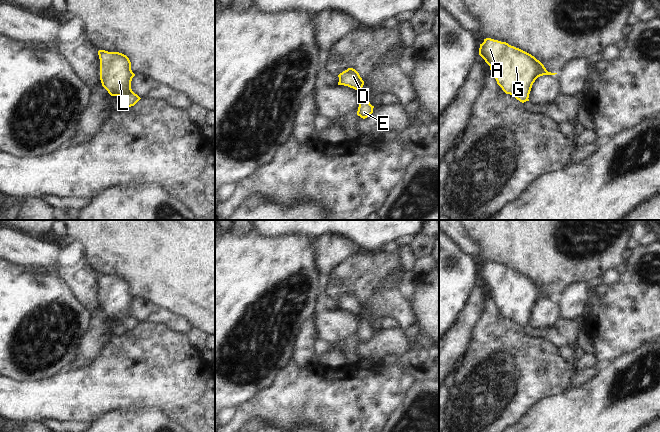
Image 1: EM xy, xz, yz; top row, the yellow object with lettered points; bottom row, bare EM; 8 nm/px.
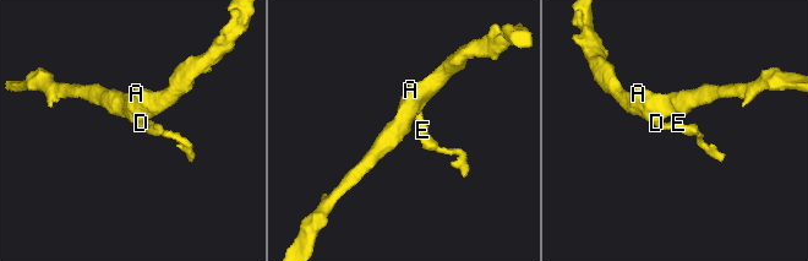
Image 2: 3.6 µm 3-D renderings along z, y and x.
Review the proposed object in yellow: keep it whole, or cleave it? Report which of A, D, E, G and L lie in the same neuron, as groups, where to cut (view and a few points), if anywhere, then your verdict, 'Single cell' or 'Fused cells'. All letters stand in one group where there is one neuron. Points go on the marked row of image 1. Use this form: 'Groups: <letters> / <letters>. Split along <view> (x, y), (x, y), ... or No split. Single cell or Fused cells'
Groups: A D E G L. No split. Single cell

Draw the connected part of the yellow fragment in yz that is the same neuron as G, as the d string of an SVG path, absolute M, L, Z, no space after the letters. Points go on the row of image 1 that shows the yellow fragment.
M491 38L484 39L484 42L480 44L479 55L490 66L491 74L495 77L502 90L522 103L529 101L532 85L538 77L557 74L548 72L544 65L531 54L506 42Z

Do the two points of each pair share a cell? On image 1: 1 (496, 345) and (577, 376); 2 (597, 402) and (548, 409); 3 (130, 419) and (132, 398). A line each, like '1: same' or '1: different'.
1: different
2: same
3: different

